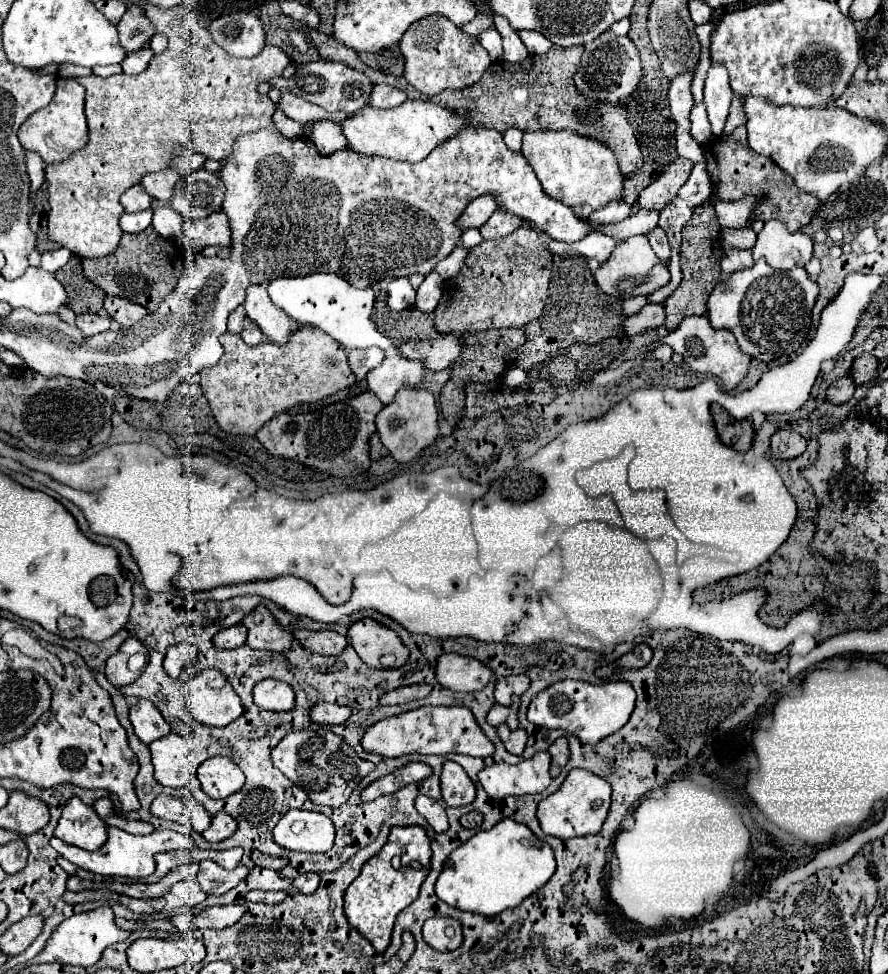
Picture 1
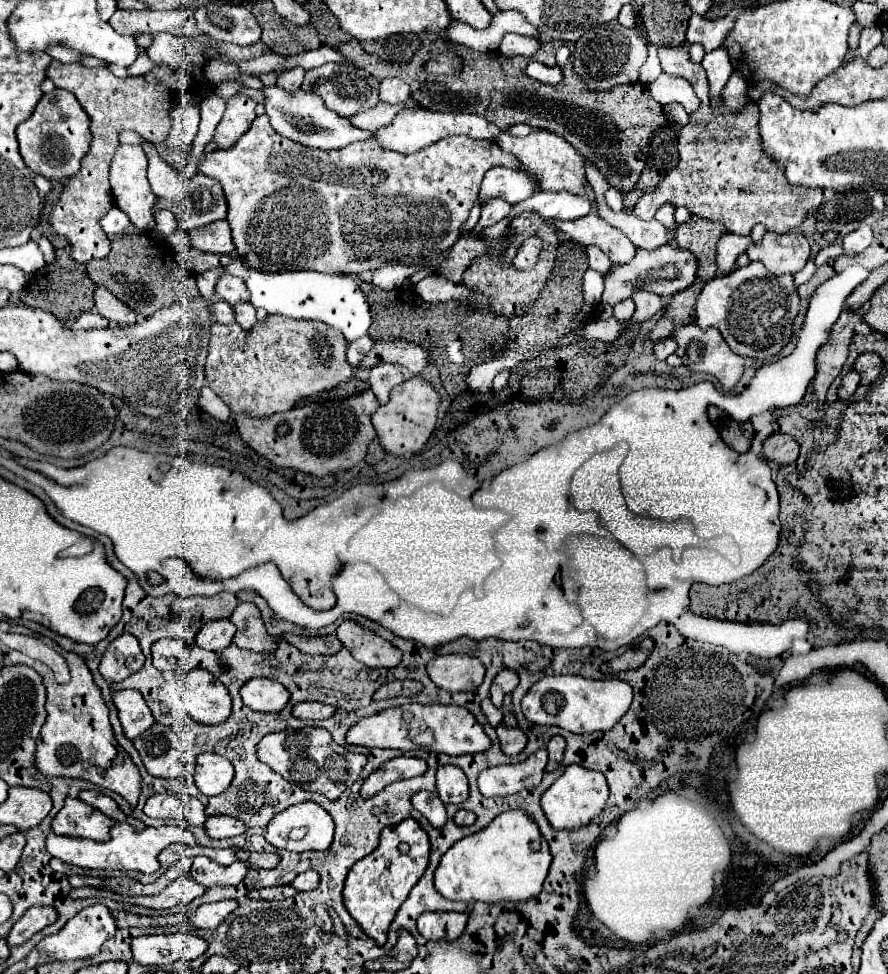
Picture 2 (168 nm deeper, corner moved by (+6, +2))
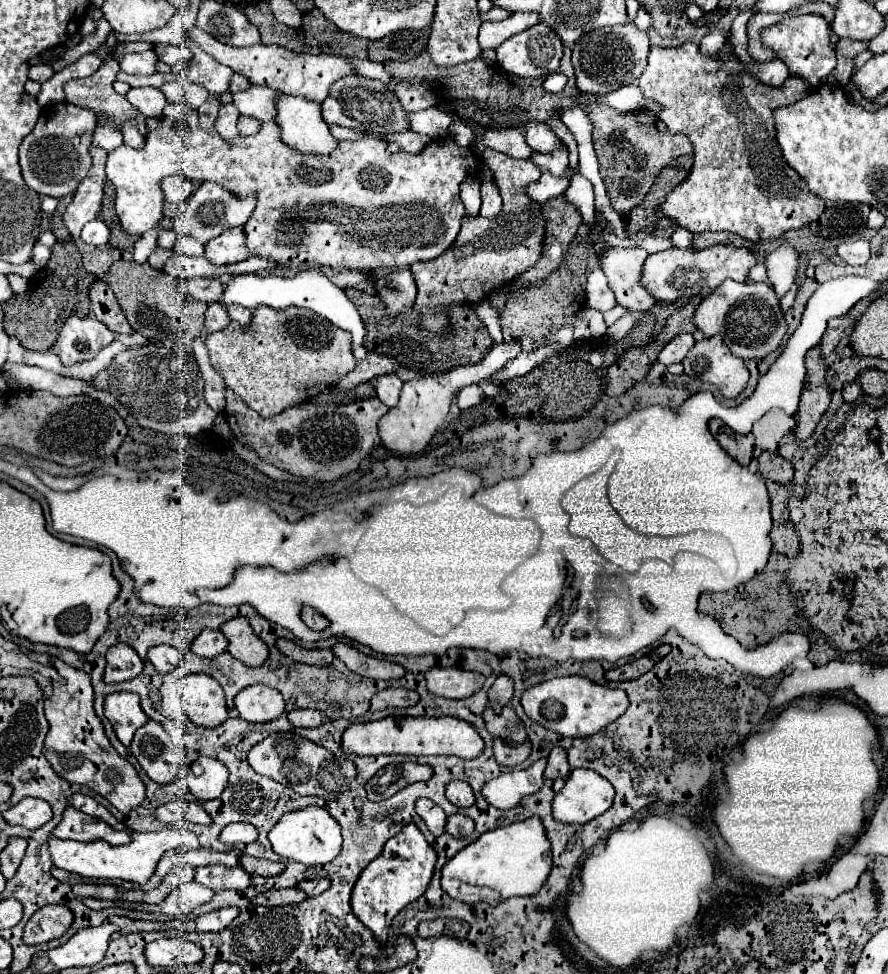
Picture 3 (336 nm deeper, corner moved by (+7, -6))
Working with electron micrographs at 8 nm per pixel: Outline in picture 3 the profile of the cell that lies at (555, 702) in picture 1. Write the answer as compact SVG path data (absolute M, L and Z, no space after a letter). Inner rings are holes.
M565 676L565 678L545 680L525 690L521 696L521 704L525 714L533 722L545 726L547 730L553 730L567 738L583 738L583 736L599 732L607 724L615 722L621 714L625 714L629 706L629 698L623 690L613 690L613 688L595 684L589 678Z

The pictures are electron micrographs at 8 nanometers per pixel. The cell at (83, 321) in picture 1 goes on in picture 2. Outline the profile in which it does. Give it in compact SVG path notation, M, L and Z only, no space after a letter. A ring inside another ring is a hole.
M86 312L74 322L76 330L80 330L80 328L84 328L84 330L88 330L88 328L106 328L106 326L108 326L108 320L102 318L100 314L94 314L94 312Z

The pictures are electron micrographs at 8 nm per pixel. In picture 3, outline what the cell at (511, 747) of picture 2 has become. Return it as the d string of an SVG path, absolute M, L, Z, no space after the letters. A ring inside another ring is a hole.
M501 738L493 740L493 756L501 766L517 766L531 754L531 742L525 740L519 746L509 746Z

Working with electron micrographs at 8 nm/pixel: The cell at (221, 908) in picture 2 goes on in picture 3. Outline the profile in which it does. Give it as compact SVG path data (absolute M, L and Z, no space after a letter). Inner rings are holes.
M219 908L209 914L201 914L197 922L197 932L221 932L229 926L229 922L239 914L239 908Z

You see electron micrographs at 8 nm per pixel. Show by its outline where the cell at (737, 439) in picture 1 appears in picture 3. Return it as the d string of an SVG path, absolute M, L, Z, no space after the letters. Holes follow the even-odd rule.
M711 420L709 430L715 436L715 440L721 444L721 448L741 466L749 466L753 456L753 434L737 434L721 420Z

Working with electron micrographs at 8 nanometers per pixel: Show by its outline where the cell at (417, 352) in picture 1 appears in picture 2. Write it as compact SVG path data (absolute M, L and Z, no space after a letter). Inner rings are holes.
M376 340L374 348L364 356L360 368L372 368L378 362L390 362L420 374L430 364L430 354L418 344L406 340Z

